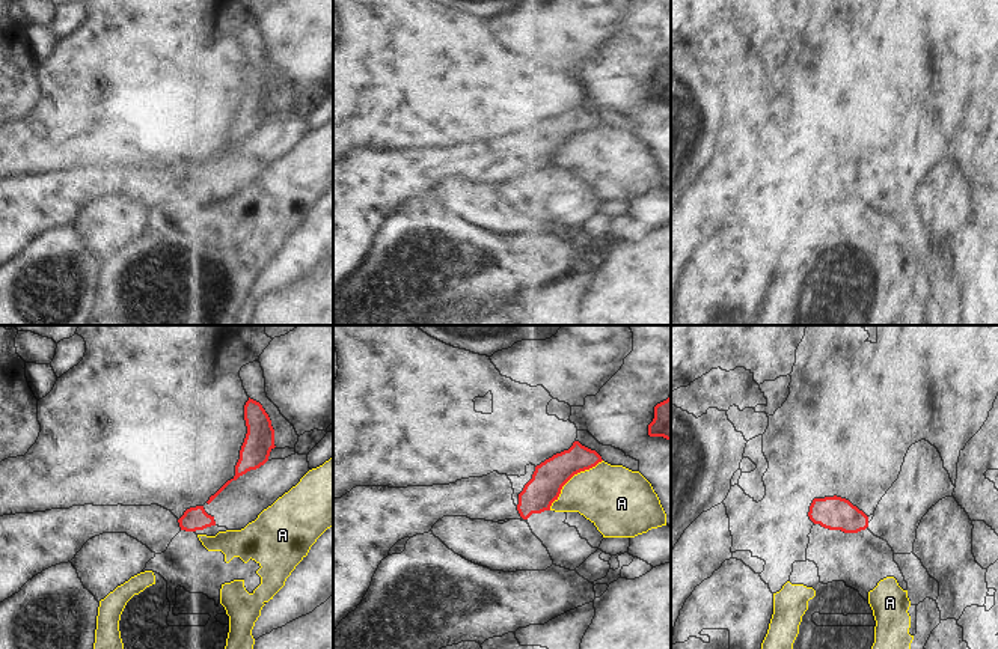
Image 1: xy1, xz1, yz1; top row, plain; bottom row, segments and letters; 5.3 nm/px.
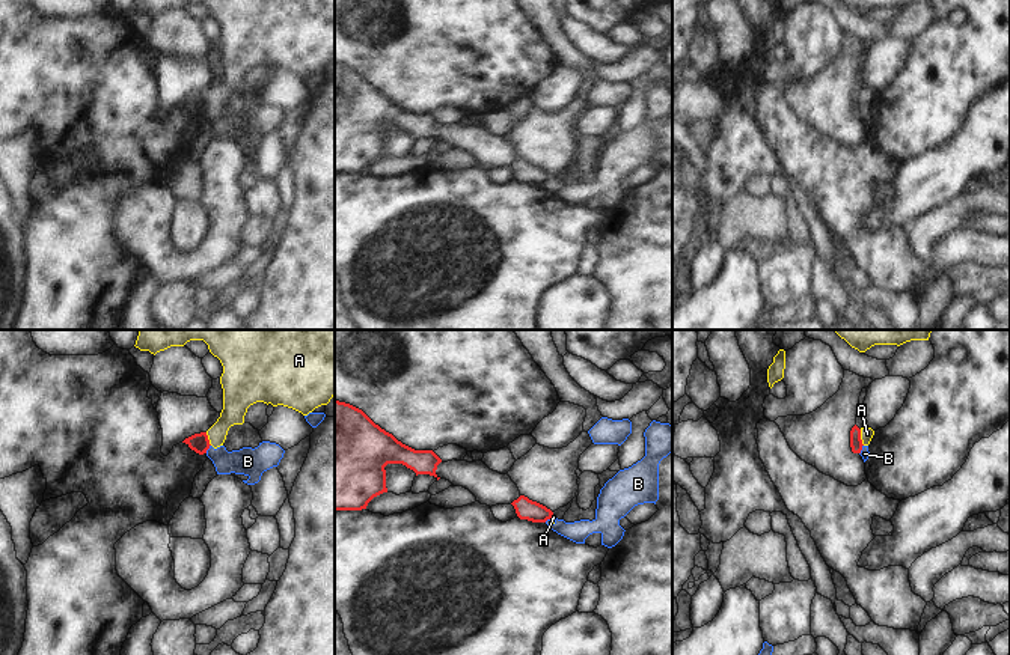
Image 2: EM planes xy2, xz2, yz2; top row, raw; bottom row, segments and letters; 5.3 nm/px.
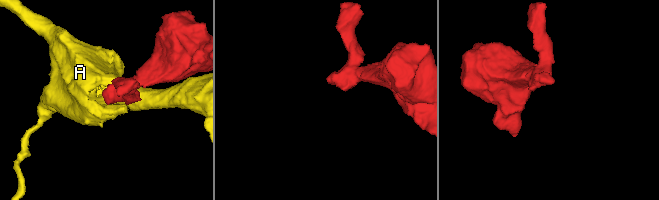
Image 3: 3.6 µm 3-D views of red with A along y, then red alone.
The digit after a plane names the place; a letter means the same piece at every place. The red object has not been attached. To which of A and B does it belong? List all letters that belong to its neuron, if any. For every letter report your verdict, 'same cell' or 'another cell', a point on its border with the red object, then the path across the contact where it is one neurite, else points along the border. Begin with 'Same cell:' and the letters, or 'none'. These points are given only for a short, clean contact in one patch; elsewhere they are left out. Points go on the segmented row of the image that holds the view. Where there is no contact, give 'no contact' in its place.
Same cell: none
A: another cell; meets red in xz1 at (570, 478)
B: another cell; meets red in xy2 at (208, 447); border along xy2 (210, 444), (205, 452)

